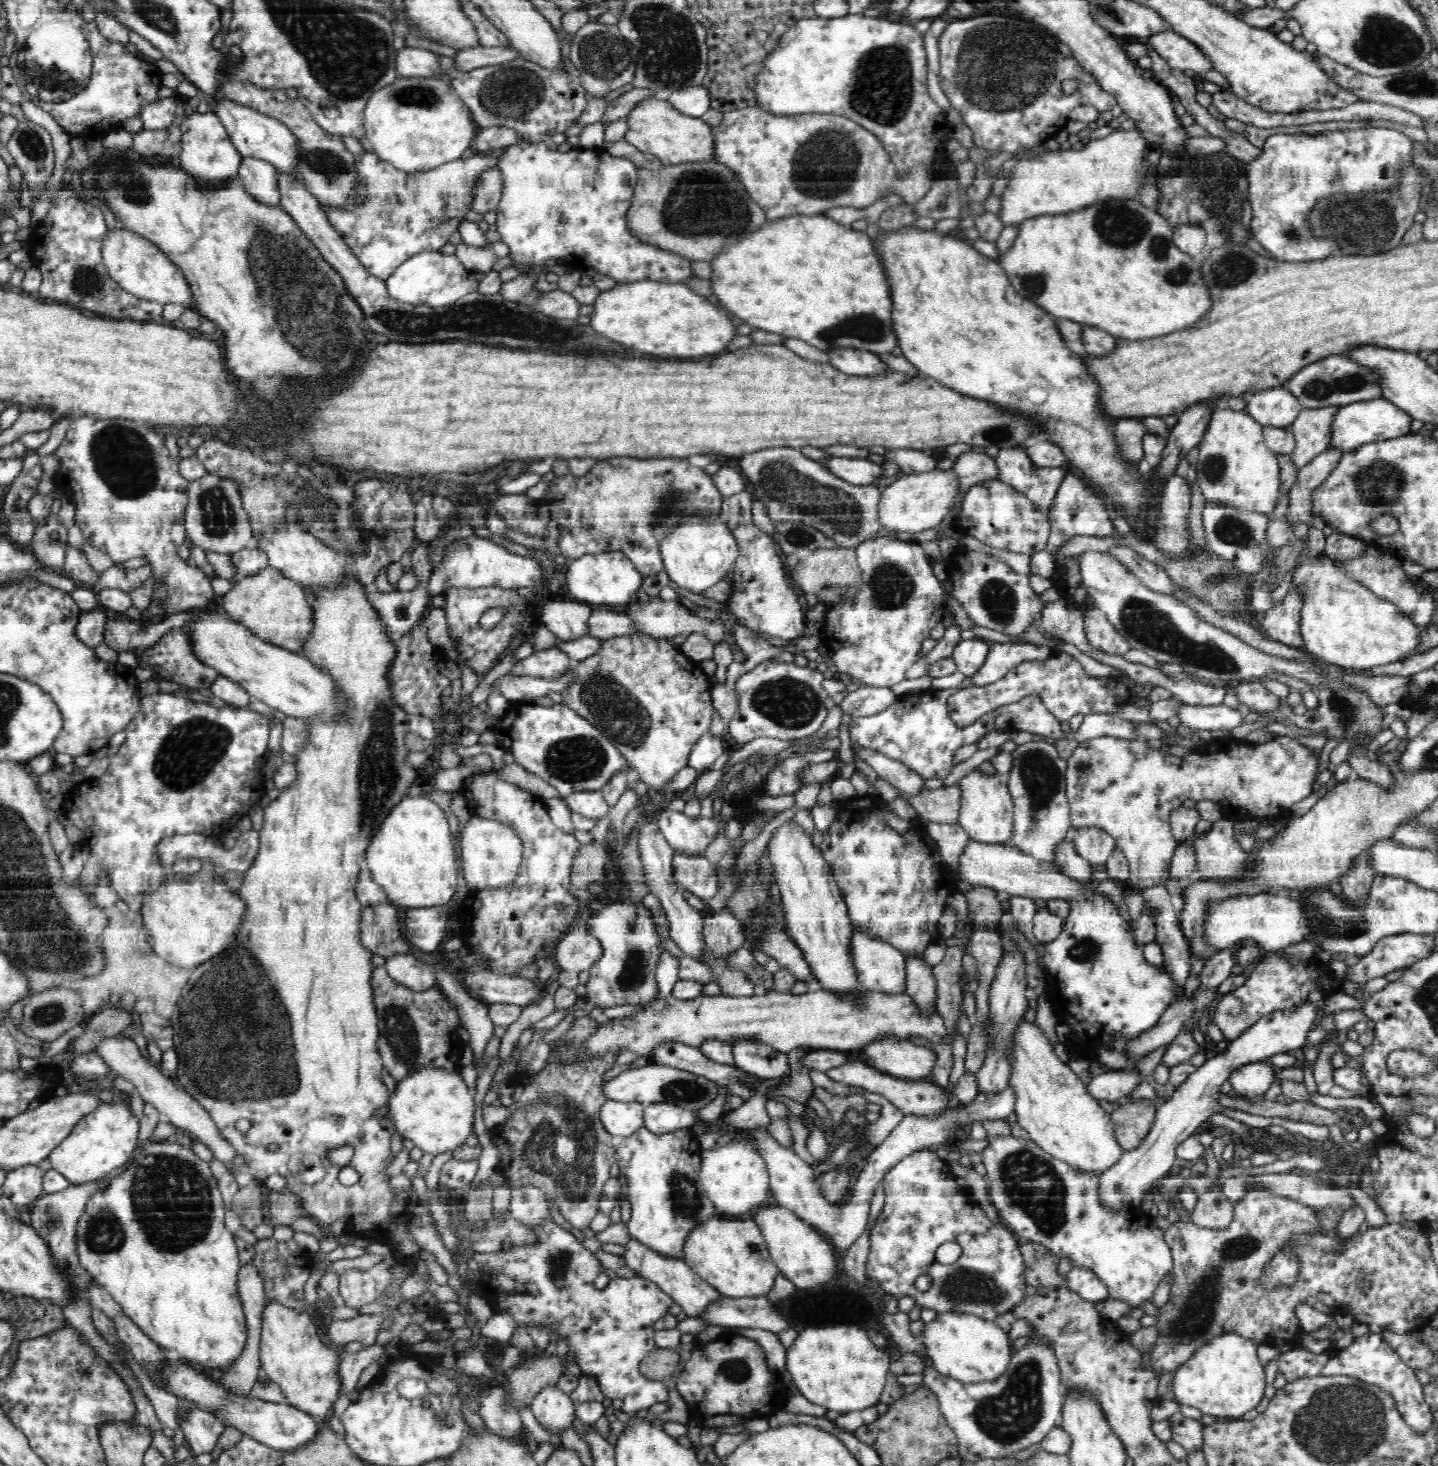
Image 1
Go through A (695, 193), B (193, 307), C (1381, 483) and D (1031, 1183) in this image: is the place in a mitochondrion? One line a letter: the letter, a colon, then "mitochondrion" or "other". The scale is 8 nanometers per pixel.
A: mitochondrion
B: other
C: mitochondrion
D: mitochondrion

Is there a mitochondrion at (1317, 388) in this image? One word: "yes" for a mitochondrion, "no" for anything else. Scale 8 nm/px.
yes

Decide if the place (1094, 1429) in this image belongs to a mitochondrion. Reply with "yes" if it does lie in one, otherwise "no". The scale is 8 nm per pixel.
no

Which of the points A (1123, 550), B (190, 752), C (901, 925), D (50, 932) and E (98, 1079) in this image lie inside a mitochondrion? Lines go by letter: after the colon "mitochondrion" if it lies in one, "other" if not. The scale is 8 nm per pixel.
A: other
B: mitochondrion
C: mitochondrion
D: mitochondrion
E: other

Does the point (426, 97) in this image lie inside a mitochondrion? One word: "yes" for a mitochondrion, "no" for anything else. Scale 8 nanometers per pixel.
yes

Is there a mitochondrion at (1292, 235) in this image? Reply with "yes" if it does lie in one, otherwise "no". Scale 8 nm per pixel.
yes

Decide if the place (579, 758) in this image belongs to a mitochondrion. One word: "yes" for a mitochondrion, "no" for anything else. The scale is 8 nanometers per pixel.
yes

